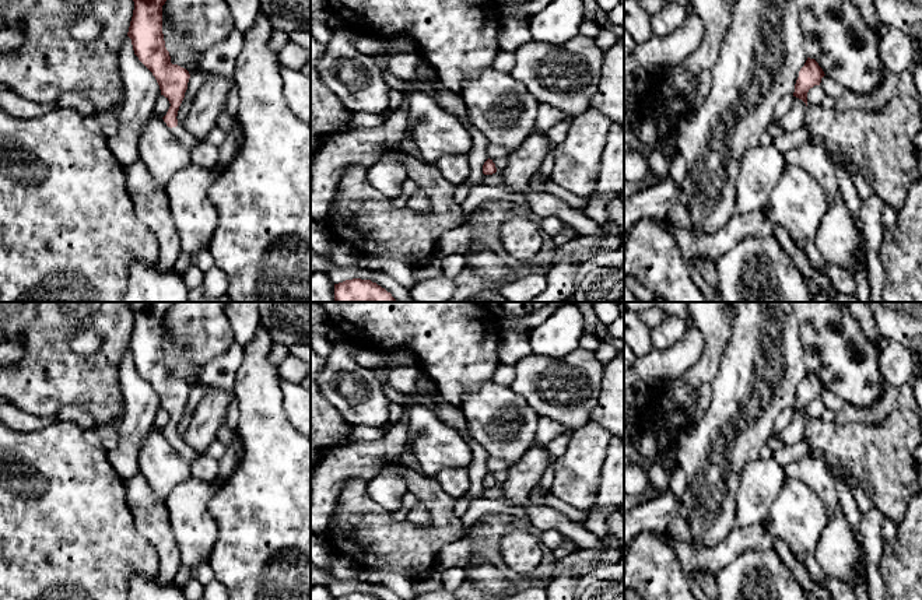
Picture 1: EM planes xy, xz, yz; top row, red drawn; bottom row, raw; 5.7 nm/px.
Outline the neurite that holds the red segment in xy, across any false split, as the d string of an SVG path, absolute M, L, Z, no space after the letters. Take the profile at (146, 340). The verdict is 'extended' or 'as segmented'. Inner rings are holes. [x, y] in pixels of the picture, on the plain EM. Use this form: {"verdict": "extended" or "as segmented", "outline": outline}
{"verdict": "extended", "outline": "M130 302L134 323L127 350L132 352L134 368L153 386L161 408L171 417L164 435L182 459L192 464L199 455L183 439L179 441L176 432L190 387L171 376L162 347L162 319L172 305L173 302Z"}

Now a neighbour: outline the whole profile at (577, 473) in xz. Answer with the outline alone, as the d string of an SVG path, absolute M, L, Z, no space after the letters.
M593 421L572 429L567 450L554 462L550 492L578 509L595 506L611 438L604 427Z

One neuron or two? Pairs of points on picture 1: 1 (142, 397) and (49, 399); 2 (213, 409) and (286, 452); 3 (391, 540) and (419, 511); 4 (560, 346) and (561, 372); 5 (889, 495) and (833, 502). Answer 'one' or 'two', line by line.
1: two
2: two
3: two
4: two
5: two

